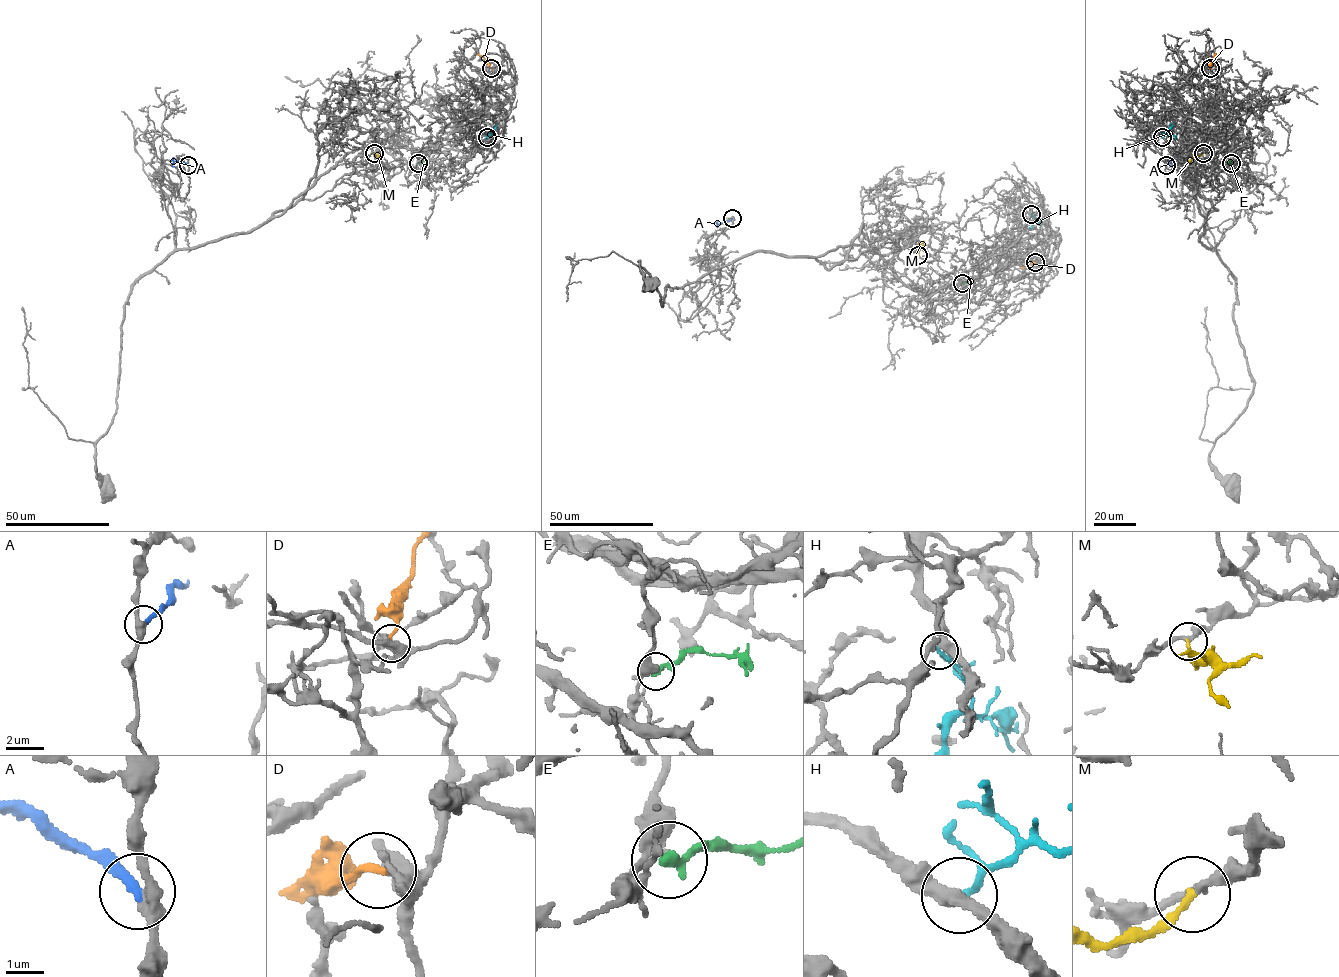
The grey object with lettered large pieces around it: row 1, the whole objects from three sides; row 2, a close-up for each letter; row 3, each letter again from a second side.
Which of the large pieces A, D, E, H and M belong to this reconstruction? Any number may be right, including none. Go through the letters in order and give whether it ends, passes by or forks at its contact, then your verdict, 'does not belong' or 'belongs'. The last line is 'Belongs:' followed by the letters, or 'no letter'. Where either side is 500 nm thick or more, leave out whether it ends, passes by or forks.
A: it ends there; does not belong
D: it ends there; does not belong
E: it ends there; belongs
H: it ends there; does not belong
M: it ends there; belongs
Belongs: E, M

